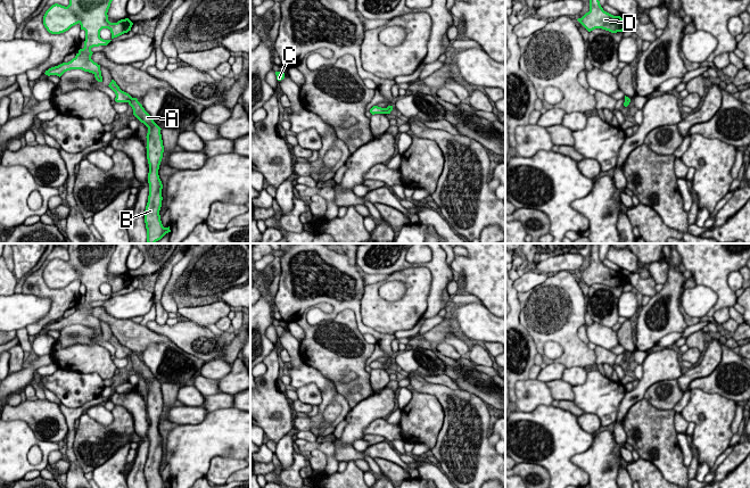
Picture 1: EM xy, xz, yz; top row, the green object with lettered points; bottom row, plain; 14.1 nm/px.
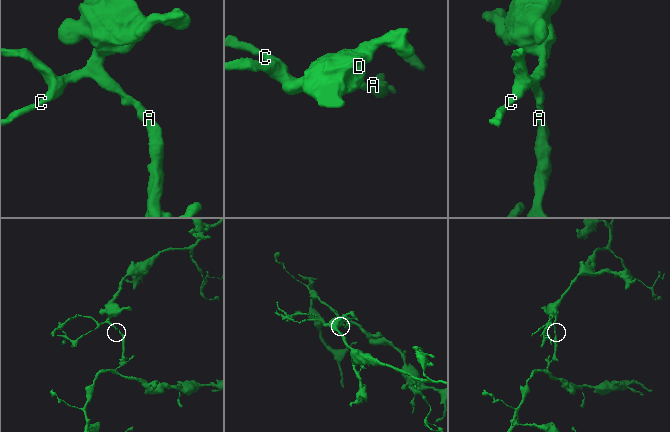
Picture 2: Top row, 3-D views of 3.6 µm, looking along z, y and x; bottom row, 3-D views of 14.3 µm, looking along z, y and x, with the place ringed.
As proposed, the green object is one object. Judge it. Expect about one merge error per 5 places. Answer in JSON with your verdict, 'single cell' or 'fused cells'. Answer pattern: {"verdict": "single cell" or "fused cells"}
{"verdict": "single cell"}

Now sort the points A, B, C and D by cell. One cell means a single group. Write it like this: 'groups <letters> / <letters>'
groups A B C D

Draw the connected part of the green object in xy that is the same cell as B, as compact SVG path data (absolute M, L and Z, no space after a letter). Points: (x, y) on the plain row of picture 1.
M114 334L108 340L116 349L116 357L127 357L133 370L148 382L147 388L147 414L149 419L148 438L149 450L145 465L145 478L147 488L168 488L170 481L164 482L160 475L159 465L162 462L162 444L163 439L158 430L159 420L163 413L164 400L160 389L160 382L154 377L151 371L145 365L137 353L132 353L129 348L122 346Z

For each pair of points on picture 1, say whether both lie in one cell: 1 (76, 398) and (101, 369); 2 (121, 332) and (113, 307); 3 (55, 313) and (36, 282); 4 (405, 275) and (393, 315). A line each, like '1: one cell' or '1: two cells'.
1: two cells
2: two cells
3: one cell
4: one cell

